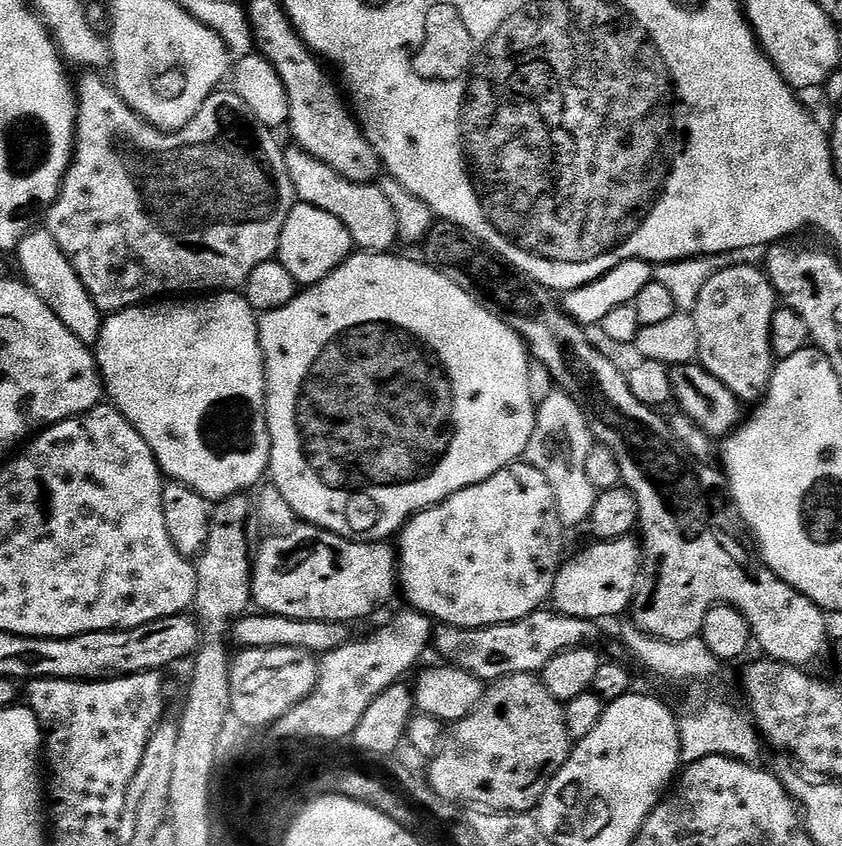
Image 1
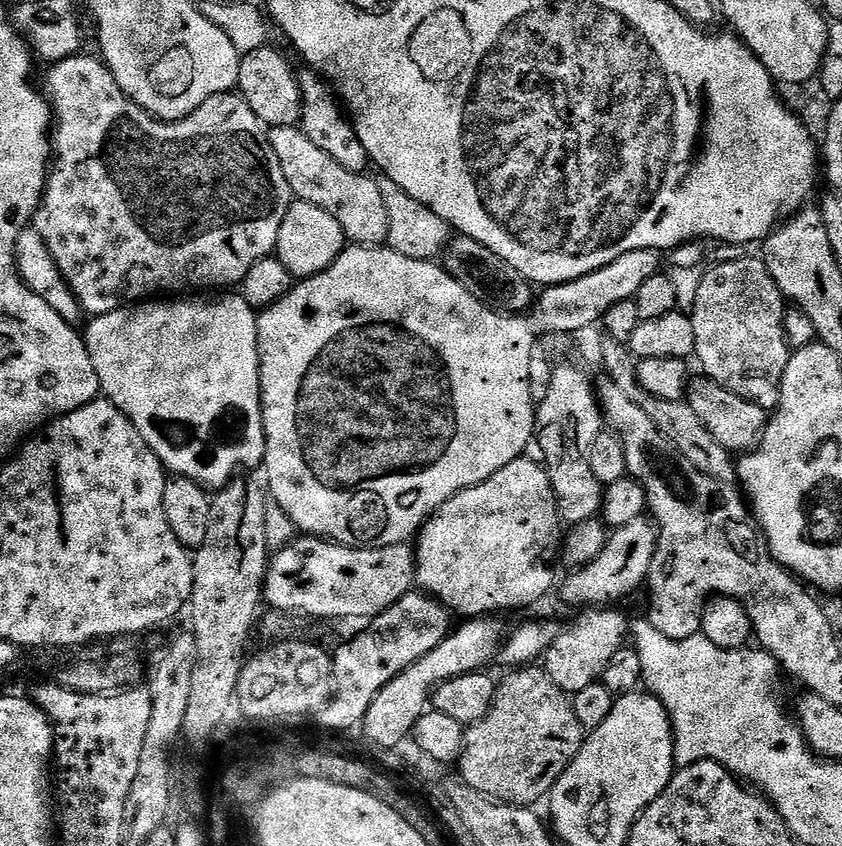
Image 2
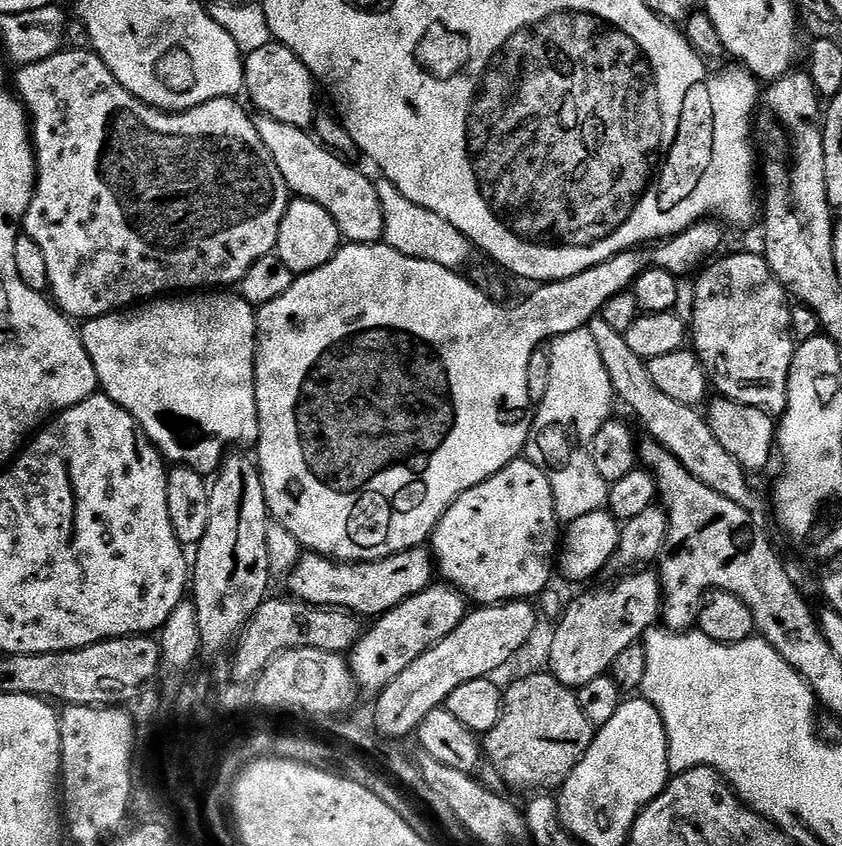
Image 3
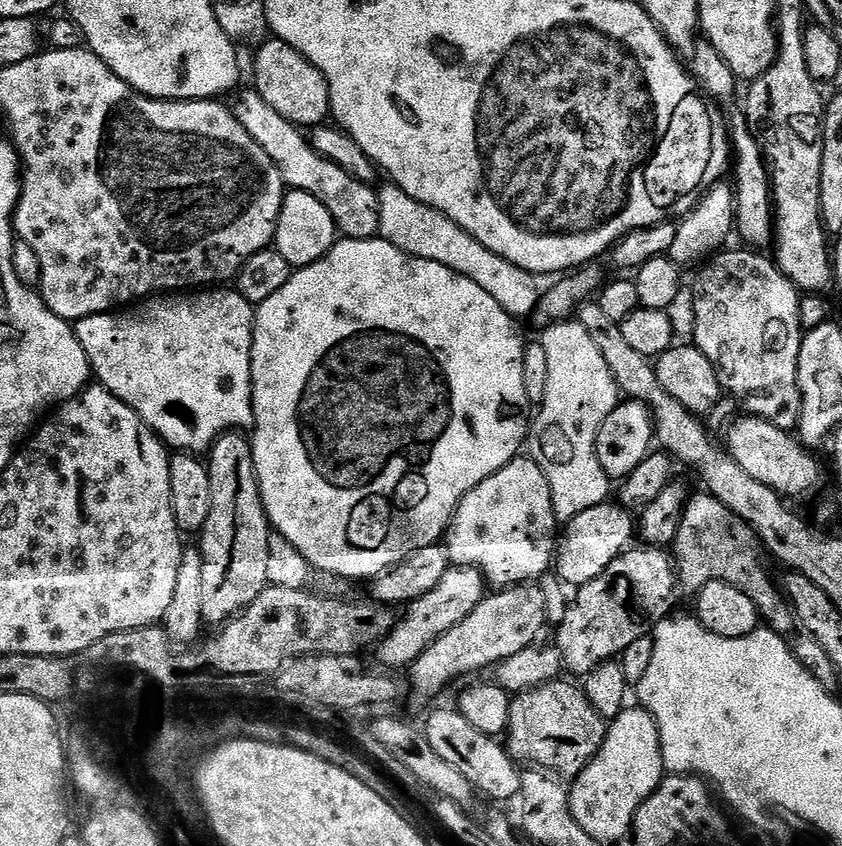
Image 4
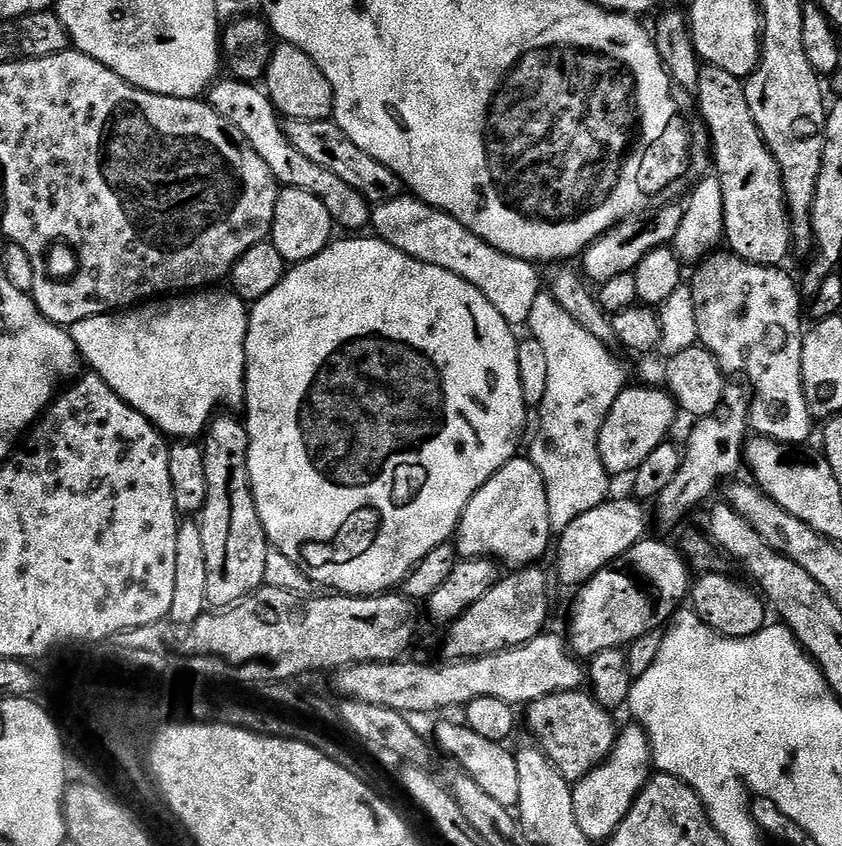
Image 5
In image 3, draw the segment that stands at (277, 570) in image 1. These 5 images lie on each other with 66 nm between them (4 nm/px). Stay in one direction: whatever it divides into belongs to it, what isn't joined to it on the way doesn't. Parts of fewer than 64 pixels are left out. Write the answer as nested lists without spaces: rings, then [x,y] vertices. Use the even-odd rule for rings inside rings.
[[[424,546],[395,552],[381,560],[365,560],[362,564],[332,560],[319,554],[304,554],[286,577],[288,588],[292,591],[289,593],[302,603],[313,604],[315,608],[342,608],[367,618],[383,616],[406,598],[428,587],[433,580],[434,557]]]

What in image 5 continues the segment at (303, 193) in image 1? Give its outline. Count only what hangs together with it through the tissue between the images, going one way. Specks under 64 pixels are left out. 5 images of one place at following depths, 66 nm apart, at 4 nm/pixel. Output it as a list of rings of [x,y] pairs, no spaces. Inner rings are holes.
[[[220,78],[213,83],[206,93],[206,103],[215,112],[222,114],[226,122],[230,122],[250,142],[250,146],[270,166],[270,174],[274,174],[277,185],[294,190],[306,190],[306,194],[314,194],[322,206],[330,214],[333,225],[345,228],[345,233],[360,234],[363,228],[367,229],[372,223],[373,205],[369,204],[354,186],[342,182],[338,174],[330,174],[323,166],[318,166],[310,162],[310,158],[304,157],[299,150],[294,150],[290,138],[286,138],[281,117],[272,104],[272,99],[268,97],[267,91],[263,87],[247,80],[237,80],[235,78]]]

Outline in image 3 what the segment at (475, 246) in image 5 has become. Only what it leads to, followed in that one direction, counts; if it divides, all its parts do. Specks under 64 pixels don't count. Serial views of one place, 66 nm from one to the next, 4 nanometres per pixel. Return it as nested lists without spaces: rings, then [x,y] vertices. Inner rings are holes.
[[[380,178],[376,180],[378,202],[382,202],[382,218],[384,219],[383,243],[388,244],[398,254],[406,258],[418,258],[422,262],[438,262],[438,266],[446,266],[453,270],[463,269],[463,264],[474,253],[474,245],[468,241],[446,218],[434,214],[434,210],[426,210],[426,206],[418,206],[418,202],[410,202],[394,182]]]

